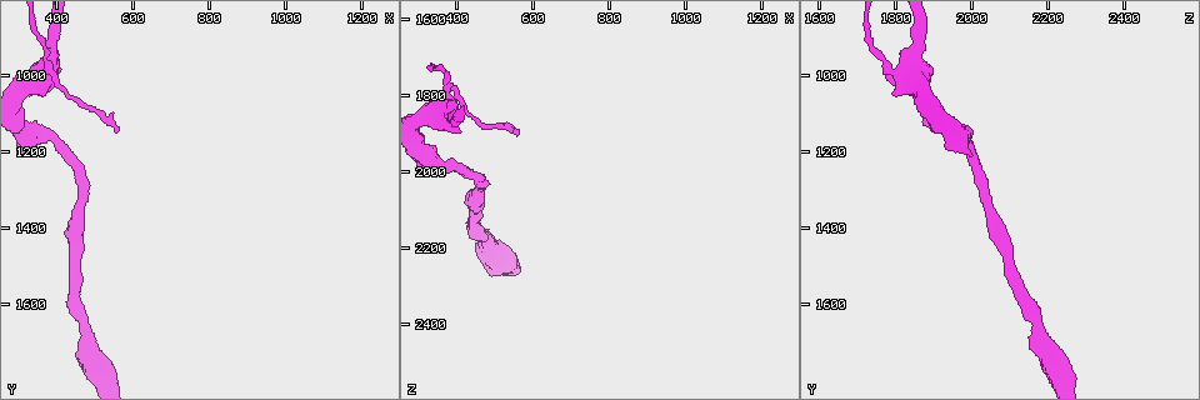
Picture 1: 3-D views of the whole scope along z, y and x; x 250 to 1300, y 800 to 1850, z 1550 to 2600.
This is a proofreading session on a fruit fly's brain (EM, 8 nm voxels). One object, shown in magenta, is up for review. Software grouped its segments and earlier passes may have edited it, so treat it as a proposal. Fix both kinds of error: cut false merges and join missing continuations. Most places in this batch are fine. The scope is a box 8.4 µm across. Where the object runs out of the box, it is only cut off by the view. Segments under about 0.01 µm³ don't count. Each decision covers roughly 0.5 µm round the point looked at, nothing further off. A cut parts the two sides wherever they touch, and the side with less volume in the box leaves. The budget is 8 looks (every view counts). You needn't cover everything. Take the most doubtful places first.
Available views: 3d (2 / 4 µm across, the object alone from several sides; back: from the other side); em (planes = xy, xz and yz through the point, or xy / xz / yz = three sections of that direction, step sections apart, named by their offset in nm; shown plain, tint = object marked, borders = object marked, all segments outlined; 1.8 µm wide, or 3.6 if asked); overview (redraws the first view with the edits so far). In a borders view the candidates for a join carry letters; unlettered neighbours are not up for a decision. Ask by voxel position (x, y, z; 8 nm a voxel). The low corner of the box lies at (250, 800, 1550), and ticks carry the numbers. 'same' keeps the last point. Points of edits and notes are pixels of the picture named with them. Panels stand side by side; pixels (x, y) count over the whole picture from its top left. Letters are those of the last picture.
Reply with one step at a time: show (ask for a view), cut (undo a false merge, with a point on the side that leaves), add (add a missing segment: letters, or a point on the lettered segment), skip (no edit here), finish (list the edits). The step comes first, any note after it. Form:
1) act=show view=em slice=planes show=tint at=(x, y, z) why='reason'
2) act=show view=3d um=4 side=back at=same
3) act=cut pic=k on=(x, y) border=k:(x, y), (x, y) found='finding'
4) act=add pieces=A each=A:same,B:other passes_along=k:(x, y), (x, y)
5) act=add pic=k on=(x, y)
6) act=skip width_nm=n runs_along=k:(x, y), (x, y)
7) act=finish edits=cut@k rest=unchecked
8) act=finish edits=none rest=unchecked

act=show view=em um=3.6 slice=planes show=borders at=(375, 990, 1805) why='looks like a crossing'

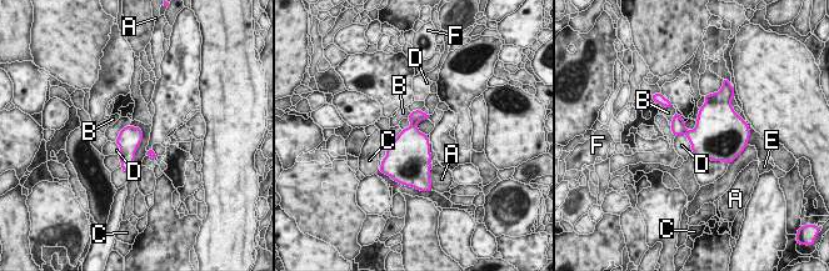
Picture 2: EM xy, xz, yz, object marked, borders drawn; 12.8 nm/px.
act=cut pic=2 on=(415, 116) longest_contact=D:280nm each=A:other,B:other,C:other,D:other,E:other,F:other border=2:(417, 121), (411, 124) found='two cells meet here'

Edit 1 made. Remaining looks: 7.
act=show view=overview why='see it whole again'

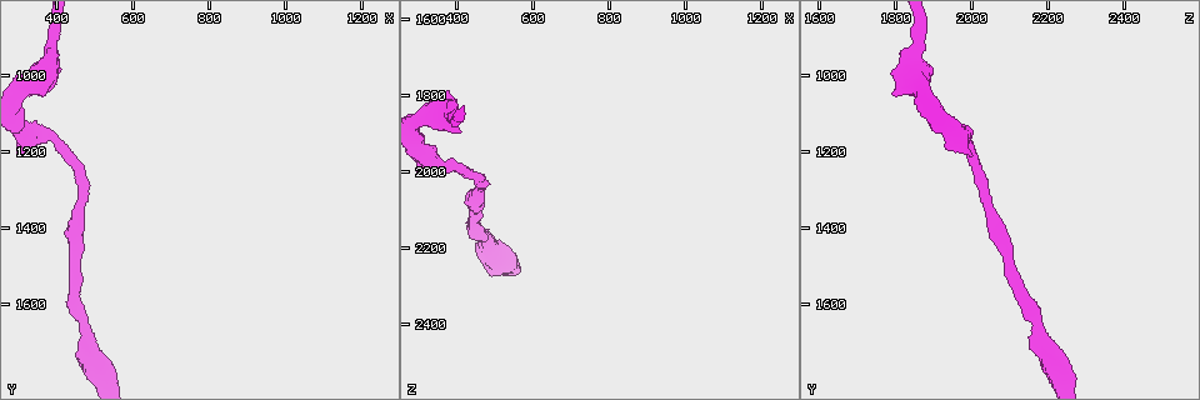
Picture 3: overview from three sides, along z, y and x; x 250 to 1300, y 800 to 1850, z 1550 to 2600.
act=show view=3d um=2 at=(350, 1160, 1975) why='sudden change in width'

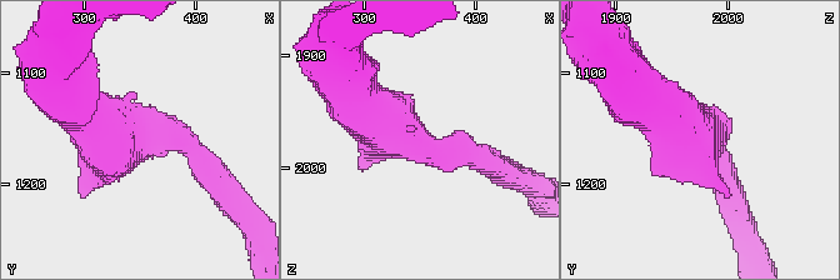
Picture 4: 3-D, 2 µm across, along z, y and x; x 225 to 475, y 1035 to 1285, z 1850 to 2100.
act=show view=em slice=planes show=borders at=(348, 1158, 1978) arm_widths_nm=200,420 why='now the EM'

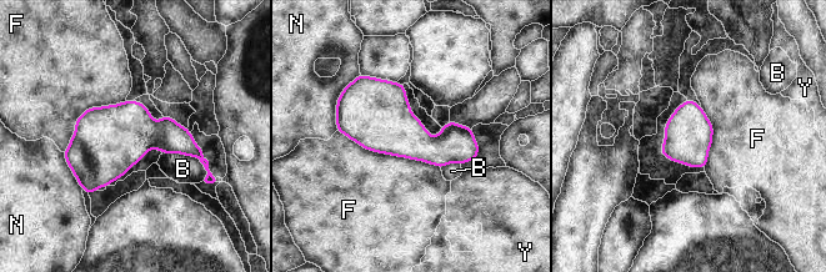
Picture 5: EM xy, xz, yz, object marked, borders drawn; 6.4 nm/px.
act=skip longest_contact=F:700nm each=B:other,F:other,N:other,Y:other border=5:(338, 130), (368, 150), (440, 169) found='one cell here'

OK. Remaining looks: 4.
act=finish edits=cut@2 rest=unchecked

